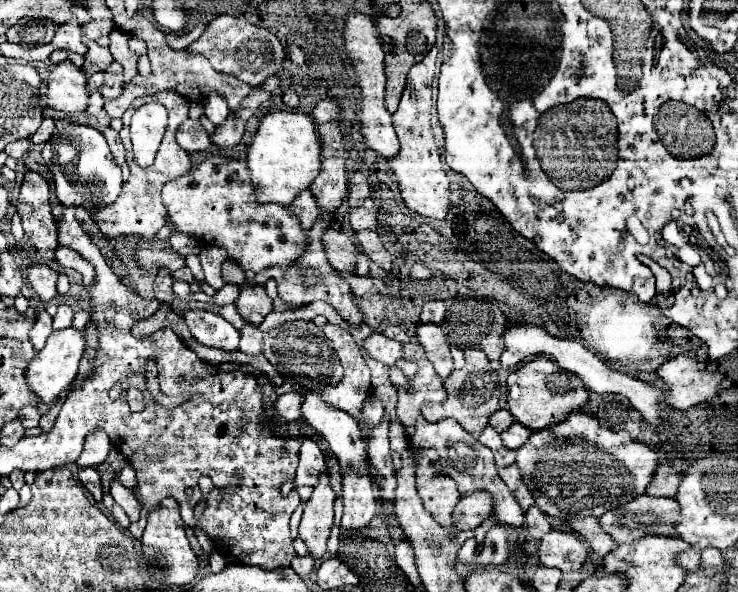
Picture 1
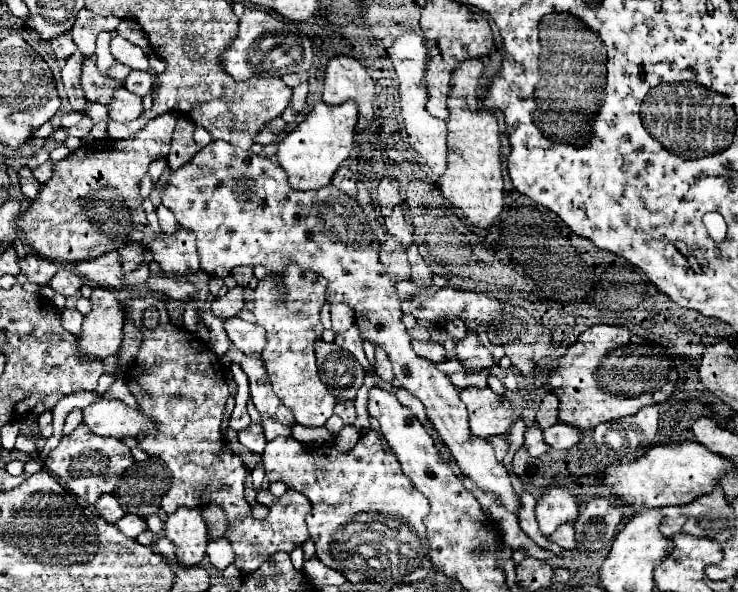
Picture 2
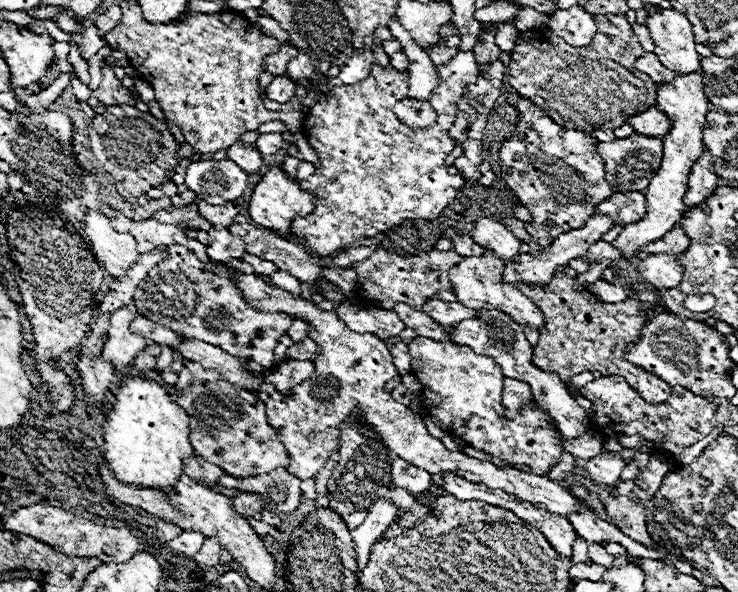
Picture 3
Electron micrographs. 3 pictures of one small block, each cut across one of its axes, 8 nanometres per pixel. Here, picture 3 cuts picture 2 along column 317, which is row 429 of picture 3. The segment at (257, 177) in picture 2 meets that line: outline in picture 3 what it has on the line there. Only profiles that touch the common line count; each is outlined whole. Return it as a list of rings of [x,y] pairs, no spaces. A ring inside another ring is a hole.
[[[186,362],[184,368],[178,374],[178,380],[174,384],[176,394],[172,400],[184,408],[190,416],[190,442],[198,456],[202,456],[206,462],[212,462],[220,466],[226,474],[234,478],[248,478],[258,474],[268,474],[280,466],[288,466],[288,454],[282,442],[276,440],[276,432],[268,424],[266,418],[266,406],[256,396],[252,396],[248,390],[230,384],[224,380],[216,370],[204,370],[198,362]]]

